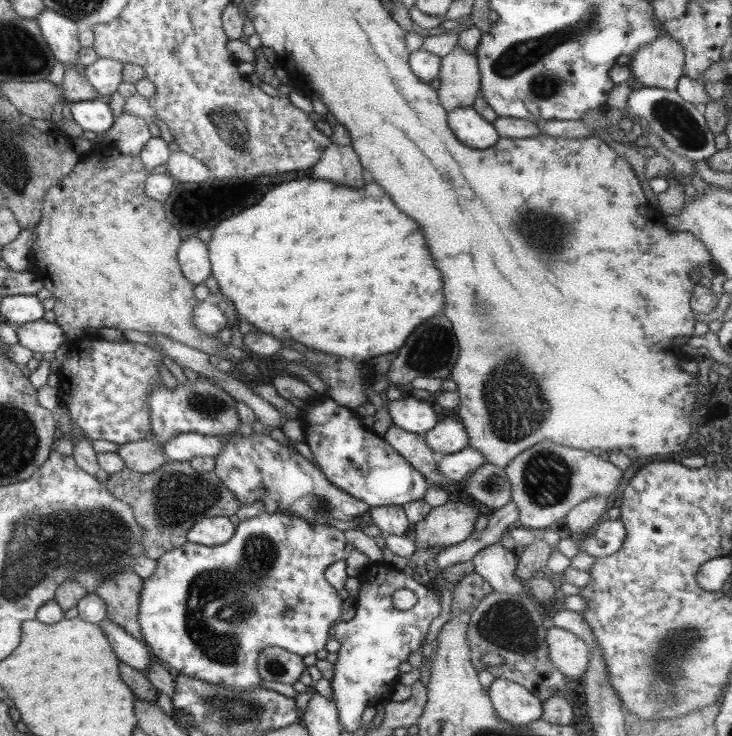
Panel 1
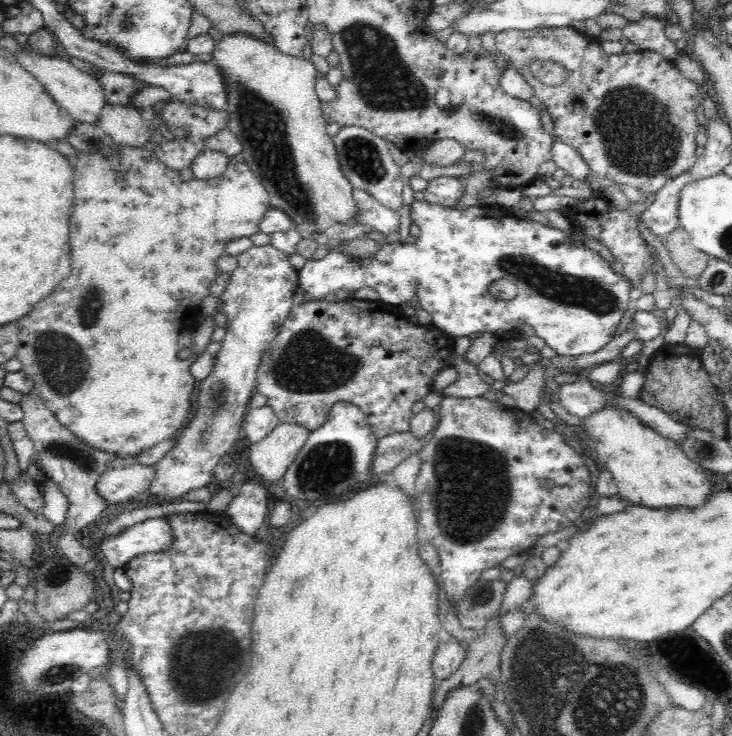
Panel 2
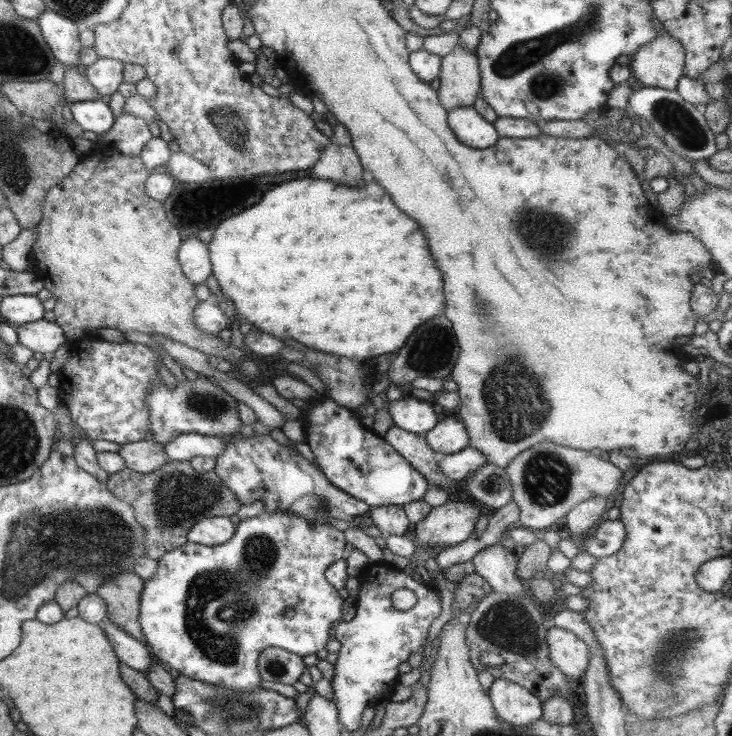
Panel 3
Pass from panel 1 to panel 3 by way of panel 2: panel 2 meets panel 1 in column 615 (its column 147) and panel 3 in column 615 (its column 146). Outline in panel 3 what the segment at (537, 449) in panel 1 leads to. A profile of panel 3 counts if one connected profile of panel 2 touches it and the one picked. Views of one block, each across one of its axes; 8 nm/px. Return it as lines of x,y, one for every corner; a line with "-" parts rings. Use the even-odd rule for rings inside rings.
549,441
522,450
504,468
511,485
511,500
517,505
517,525
548,530
563,520
572,506
600,496
609,496
623,473
609,461
586,450
572,449

